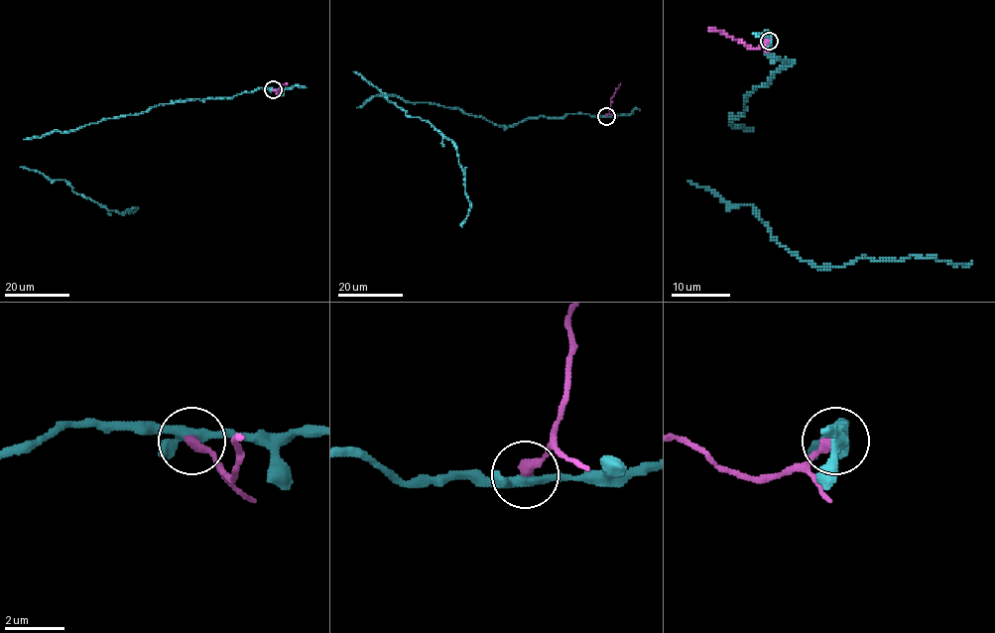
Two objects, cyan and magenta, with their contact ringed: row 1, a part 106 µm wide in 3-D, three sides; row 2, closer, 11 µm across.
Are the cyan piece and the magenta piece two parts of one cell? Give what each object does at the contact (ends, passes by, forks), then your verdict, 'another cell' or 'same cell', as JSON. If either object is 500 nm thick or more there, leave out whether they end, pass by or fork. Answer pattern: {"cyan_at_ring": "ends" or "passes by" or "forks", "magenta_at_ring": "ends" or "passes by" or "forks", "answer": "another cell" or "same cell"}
{"cyan_at_ring": "forks", "magenta_at_ring": "ends", "answer": "another cell"}

